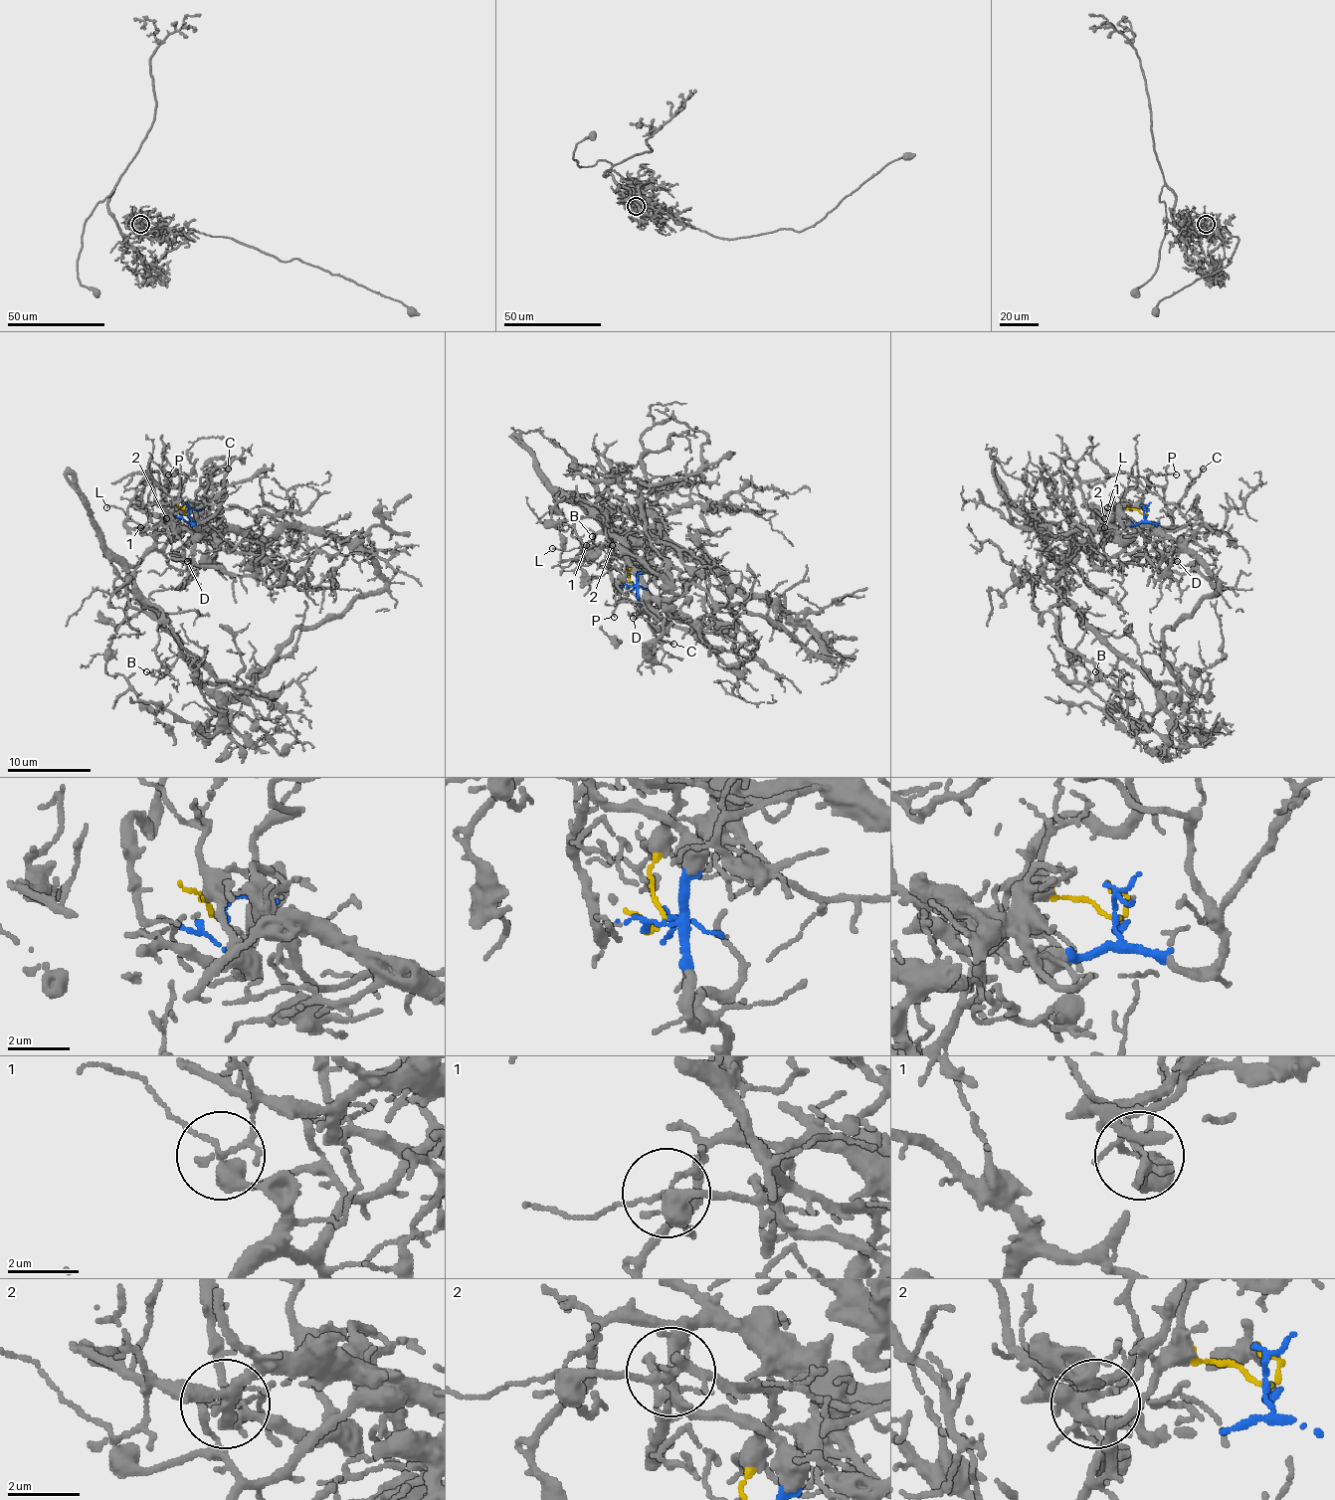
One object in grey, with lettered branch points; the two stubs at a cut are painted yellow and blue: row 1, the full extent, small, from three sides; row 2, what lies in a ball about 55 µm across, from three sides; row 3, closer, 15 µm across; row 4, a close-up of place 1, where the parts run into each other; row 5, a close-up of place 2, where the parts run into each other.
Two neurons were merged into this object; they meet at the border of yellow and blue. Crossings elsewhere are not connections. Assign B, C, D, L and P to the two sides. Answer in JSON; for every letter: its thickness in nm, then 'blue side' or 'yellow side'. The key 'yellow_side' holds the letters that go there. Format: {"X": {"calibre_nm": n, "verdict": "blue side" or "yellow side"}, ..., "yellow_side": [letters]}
{"B": {"calibre_nm": 80, "verdict": "yellow side"}, "C": {"calibre_nm": 170, "verdict": "blue side"}, "D": {"calibre_nm": 100, "verdict": "yellow side"}, "L": {"calibre_nm": 100, "verdict": "yellow side"}, "P": {"calibre_nm": 100, "verdict": "blue side"}, "yellow_side": ["B", "D", "L"]}

